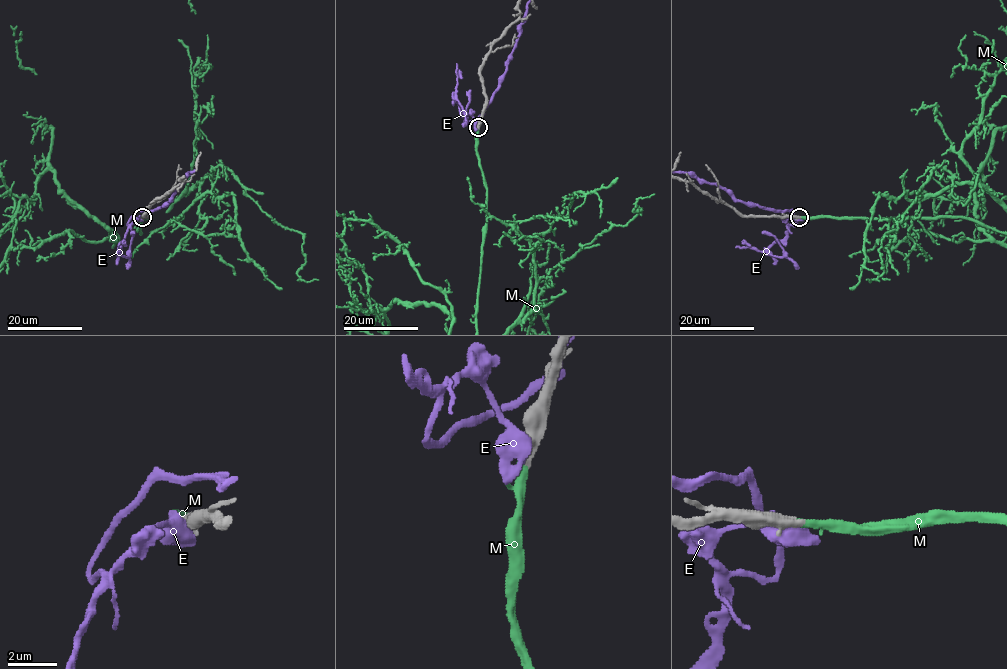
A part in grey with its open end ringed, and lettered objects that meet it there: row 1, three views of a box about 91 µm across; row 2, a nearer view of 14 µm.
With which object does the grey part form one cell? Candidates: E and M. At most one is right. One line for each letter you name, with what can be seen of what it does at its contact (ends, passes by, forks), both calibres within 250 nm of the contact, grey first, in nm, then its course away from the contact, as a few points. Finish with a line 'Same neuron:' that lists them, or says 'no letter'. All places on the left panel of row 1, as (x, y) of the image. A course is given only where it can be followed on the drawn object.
M: It ends there. Thickness 550 nm (grey) against 340 nm
Same neuron: M

